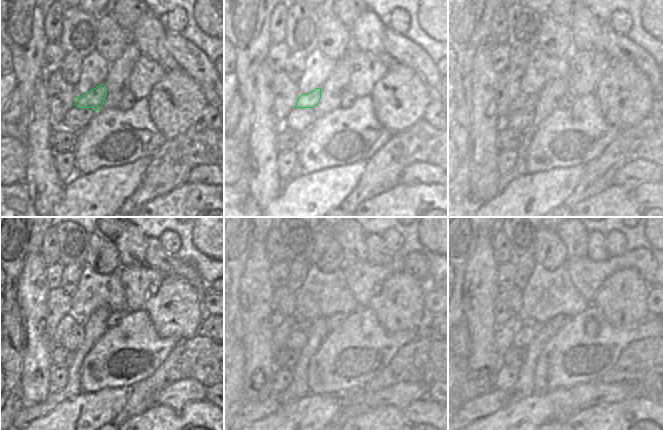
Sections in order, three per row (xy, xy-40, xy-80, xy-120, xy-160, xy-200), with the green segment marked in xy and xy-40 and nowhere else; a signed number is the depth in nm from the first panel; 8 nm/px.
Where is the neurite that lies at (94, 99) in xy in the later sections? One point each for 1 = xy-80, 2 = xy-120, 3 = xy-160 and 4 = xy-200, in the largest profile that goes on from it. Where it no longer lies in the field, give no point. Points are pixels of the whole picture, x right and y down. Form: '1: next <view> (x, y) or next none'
1: next xy-80 (522, 100)
2: next xy-120 (68, 322)
3: next xy-160 (280, 334)
4: next xy-200 (504, 335)

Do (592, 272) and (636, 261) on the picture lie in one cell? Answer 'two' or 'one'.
one

